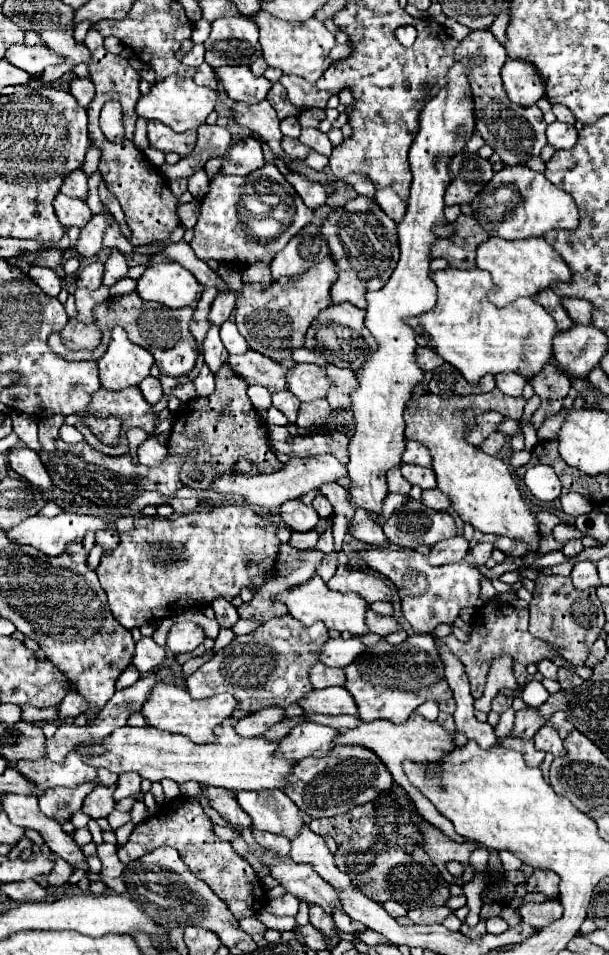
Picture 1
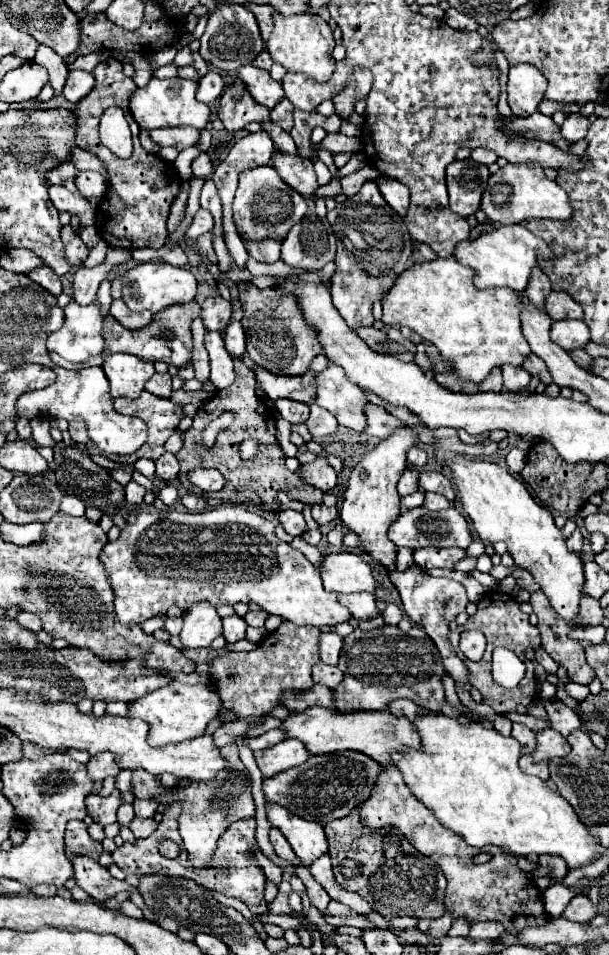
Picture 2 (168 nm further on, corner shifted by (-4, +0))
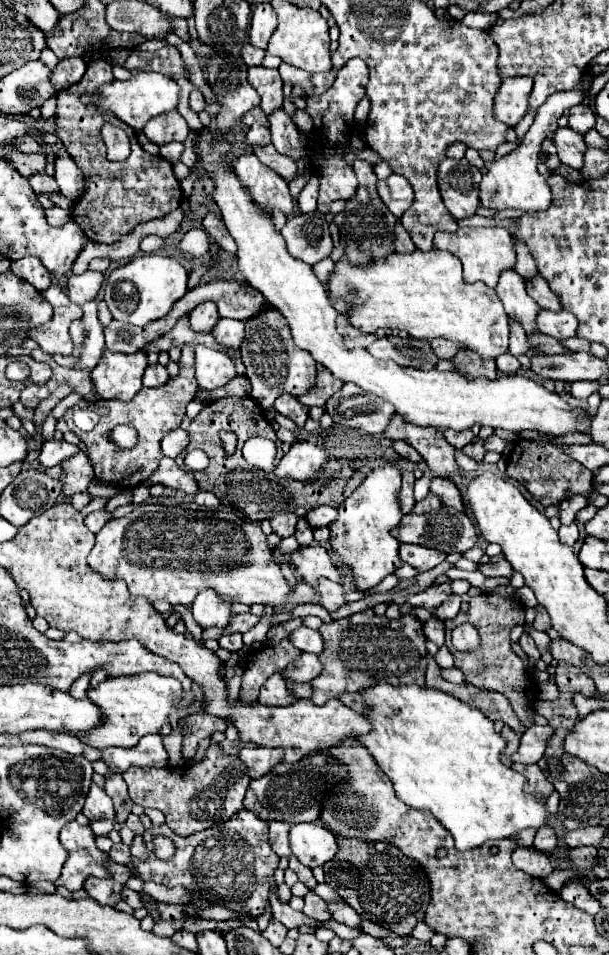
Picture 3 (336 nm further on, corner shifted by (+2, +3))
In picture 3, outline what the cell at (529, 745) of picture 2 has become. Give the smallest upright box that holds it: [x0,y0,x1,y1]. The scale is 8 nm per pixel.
[500,728,520,756]

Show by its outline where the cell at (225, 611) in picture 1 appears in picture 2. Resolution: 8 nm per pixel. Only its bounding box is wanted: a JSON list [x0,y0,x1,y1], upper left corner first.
[222,615,248,643]

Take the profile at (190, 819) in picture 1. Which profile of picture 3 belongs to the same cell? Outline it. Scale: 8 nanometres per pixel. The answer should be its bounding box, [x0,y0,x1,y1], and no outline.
[128,810,280,916]

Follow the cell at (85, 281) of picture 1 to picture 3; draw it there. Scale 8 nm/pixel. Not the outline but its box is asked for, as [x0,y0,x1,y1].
[66,270,104,304]

